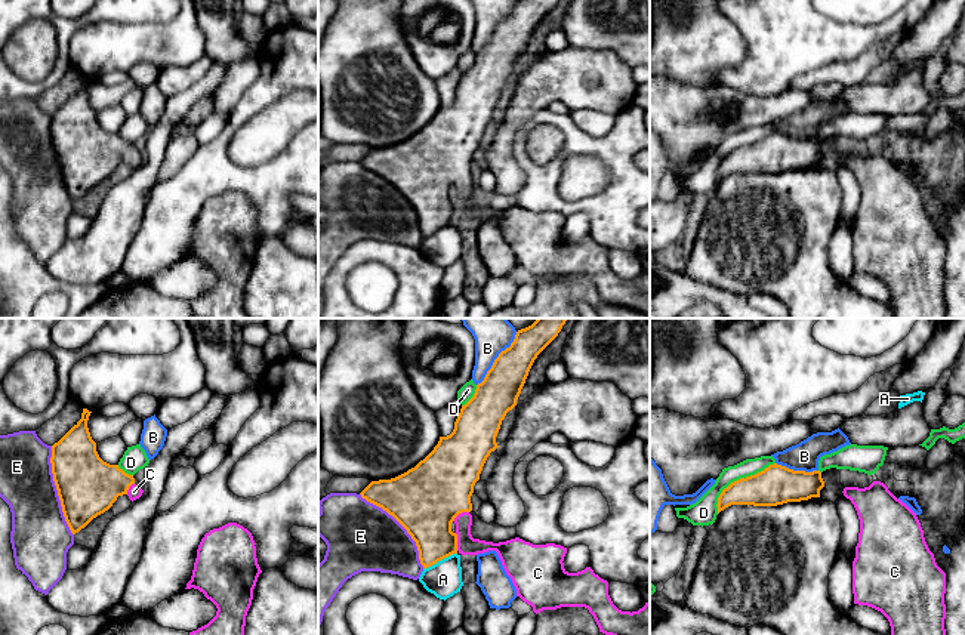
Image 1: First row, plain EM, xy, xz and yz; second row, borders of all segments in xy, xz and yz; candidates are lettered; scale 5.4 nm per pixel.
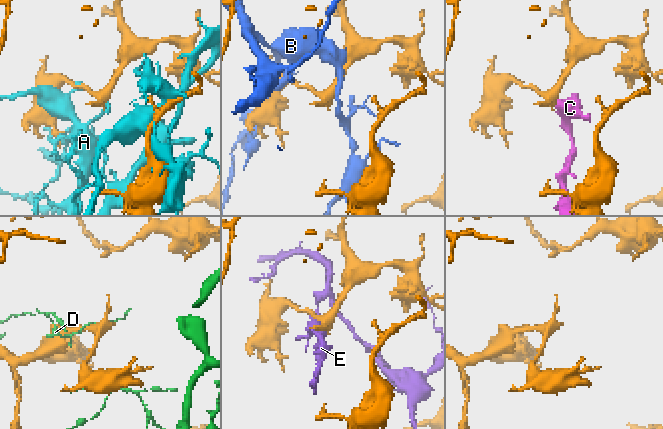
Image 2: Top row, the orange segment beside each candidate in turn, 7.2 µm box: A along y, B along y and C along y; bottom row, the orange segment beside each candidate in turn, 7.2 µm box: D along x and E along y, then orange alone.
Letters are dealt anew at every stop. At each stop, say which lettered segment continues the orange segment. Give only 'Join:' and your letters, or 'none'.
Join: C

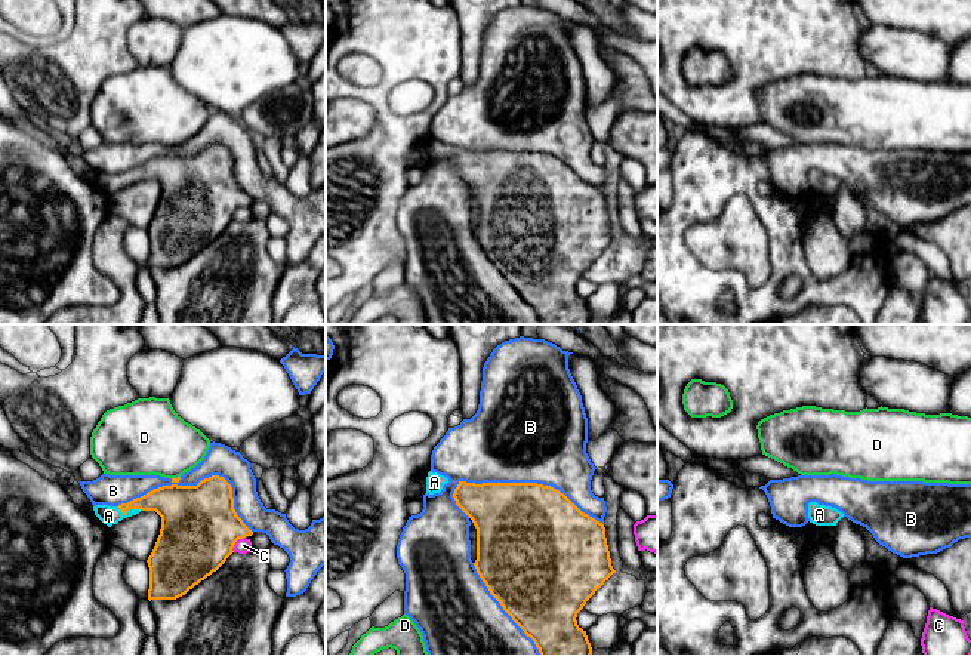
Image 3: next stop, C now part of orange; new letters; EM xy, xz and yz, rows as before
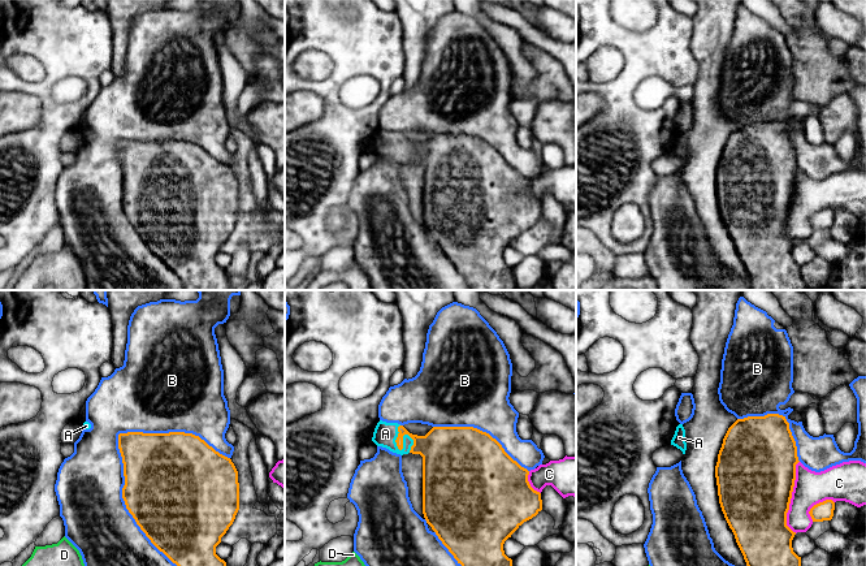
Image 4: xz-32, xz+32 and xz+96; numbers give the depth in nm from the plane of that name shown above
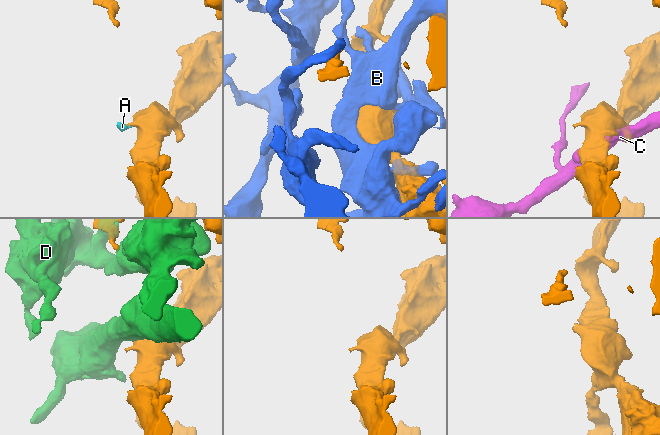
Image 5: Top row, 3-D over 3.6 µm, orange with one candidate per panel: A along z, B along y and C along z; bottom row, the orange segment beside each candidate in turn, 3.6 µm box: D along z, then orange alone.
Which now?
Join: A

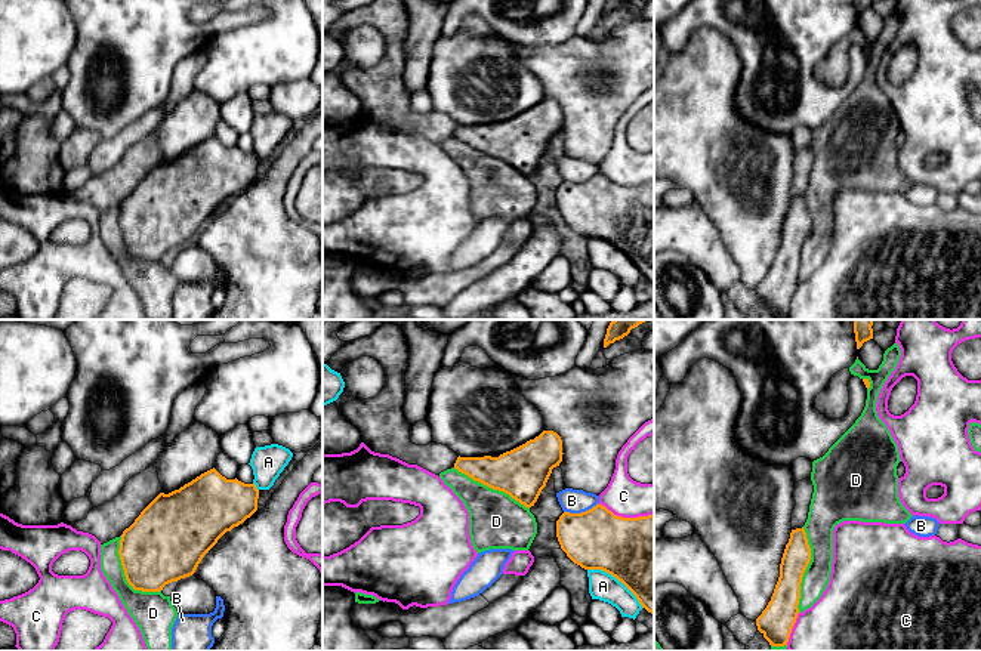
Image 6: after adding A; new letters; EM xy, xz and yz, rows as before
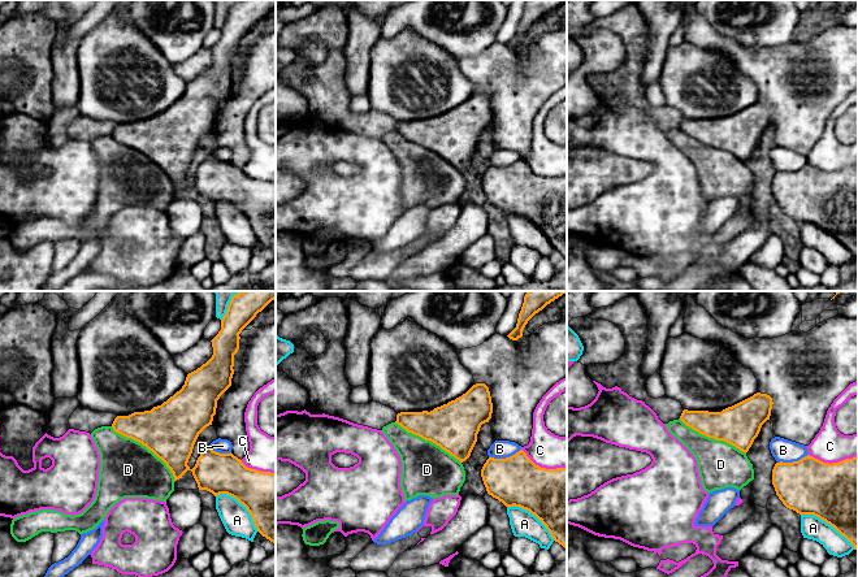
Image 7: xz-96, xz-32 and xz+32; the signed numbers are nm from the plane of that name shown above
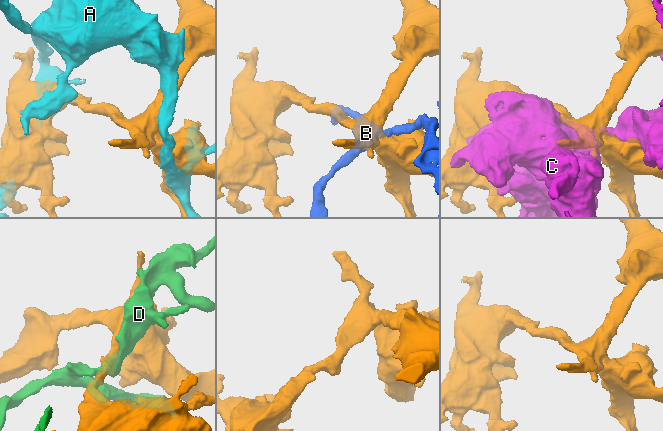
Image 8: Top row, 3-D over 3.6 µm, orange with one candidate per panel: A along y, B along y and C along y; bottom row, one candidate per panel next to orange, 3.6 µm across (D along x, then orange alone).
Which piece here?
Join: none

